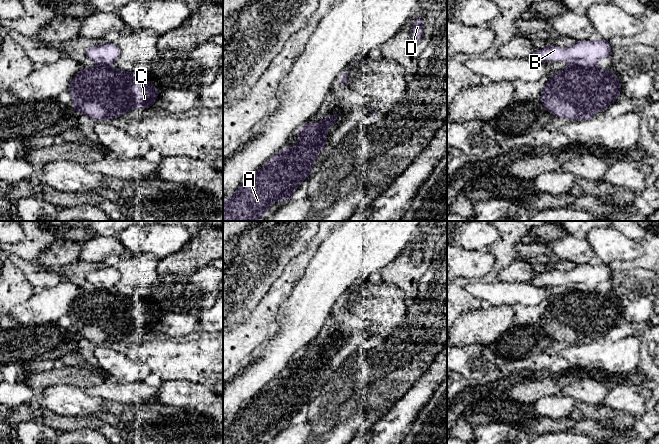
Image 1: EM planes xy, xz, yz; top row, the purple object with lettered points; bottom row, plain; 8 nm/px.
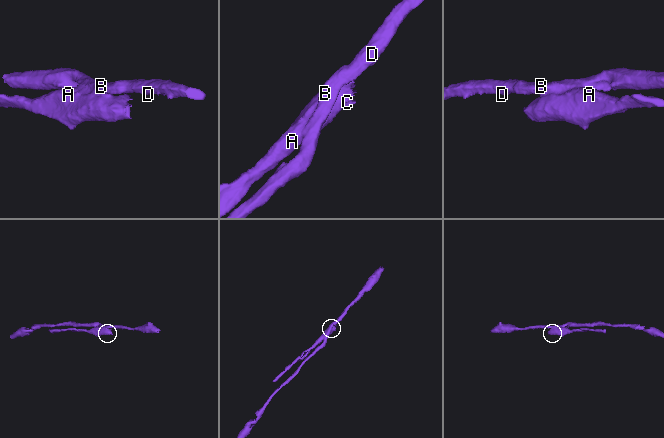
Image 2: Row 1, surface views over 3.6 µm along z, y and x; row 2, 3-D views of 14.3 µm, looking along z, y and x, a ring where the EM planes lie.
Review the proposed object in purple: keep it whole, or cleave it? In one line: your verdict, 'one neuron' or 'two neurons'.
two neurons

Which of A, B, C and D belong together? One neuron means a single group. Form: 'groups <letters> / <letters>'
groups A C / B D

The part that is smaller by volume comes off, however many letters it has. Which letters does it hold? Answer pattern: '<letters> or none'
A, C

